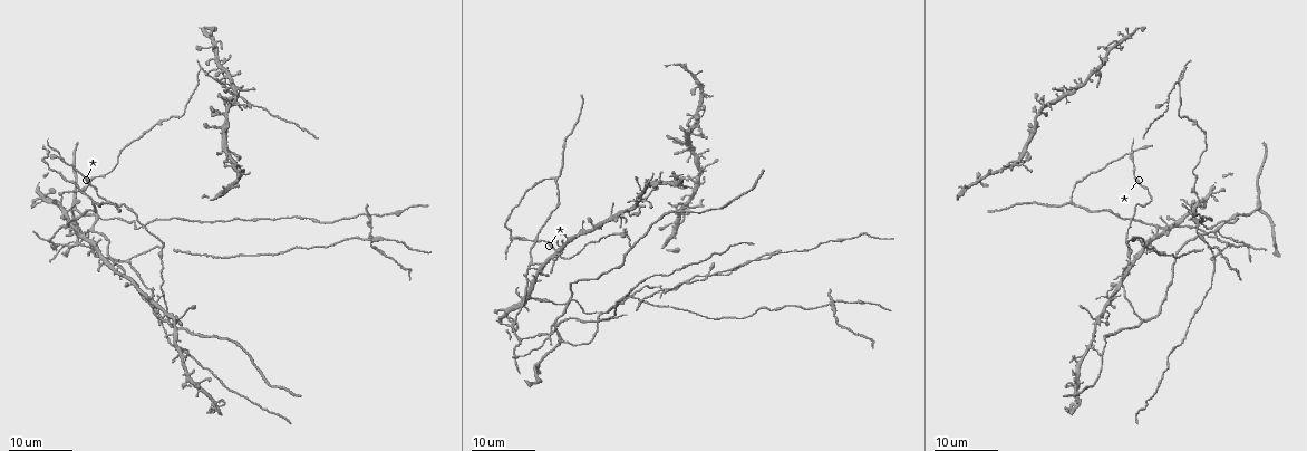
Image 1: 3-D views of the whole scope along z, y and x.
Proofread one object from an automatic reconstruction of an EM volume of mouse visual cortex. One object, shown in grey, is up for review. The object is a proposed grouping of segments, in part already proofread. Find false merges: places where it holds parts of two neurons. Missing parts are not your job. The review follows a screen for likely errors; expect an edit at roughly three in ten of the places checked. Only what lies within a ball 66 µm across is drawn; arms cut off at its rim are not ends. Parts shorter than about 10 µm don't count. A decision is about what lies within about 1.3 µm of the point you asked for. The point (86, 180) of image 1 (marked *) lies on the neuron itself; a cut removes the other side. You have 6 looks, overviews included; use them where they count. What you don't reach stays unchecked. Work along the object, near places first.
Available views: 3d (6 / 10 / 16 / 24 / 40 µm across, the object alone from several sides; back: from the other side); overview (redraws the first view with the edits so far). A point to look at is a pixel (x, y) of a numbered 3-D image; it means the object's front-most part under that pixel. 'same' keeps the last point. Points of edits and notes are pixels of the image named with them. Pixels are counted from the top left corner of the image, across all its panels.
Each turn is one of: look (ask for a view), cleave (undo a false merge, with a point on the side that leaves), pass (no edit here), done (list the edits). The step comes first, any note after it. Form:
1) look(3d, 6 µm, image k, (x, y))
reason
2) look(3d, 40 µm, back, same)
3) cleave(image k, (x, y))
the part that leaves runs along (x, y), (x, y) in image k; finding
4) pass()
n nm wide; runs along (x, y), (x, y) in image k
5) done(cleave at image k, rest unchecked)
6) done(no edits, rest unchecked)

look(3d, 24 µm, image 1, (1158, 230))
three-way junction

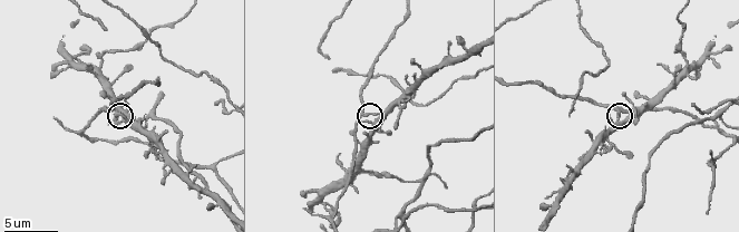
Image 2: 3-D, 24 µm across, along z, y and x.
look(3d, 6 µm, image 2, (117, 112))

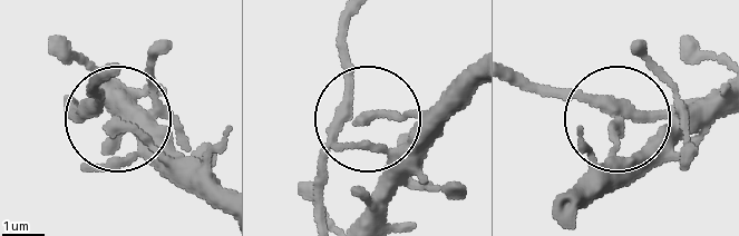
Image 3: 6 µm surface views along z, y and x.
look(3d, 6 µm, back, image 3, (619, 126))

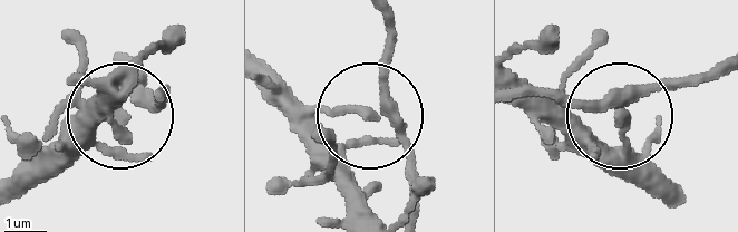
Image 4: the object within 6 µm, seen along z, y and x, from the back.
pass()
runs along (725, 66), (661, 80), (622, 116), (547, 98) in image 4; continuous, no second neuron

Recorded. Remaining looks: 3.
look(3d, 16 µm, image 1, (368, 216))
four-way junction

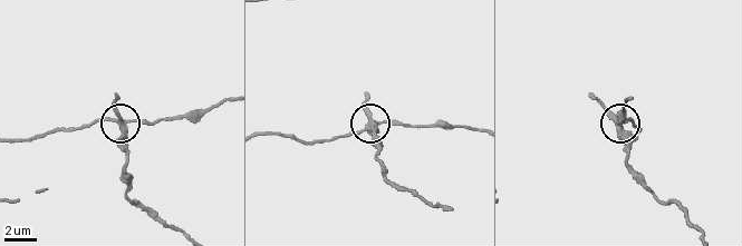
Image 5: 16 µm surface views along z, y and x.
look(3d, 6 µm, image 5, (124, 125))

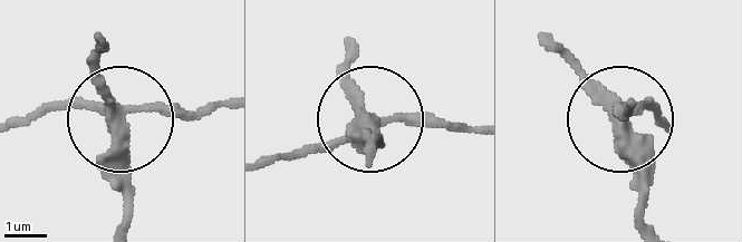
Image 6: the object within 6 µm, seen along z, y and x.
cleave(image 6, (97, 71))
4 arms; the part that leaves runs along (111, 115), (121, 218) in image 6; two neurons meet here

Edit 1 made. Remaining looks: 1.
done(cleave at image 6, rest unchecked)

